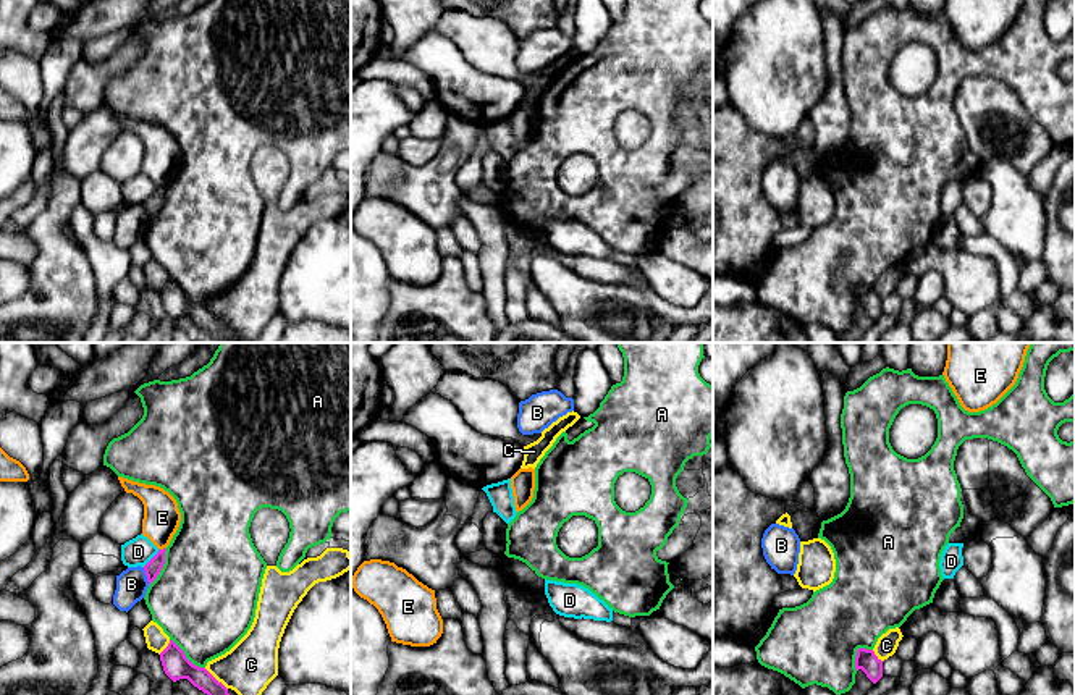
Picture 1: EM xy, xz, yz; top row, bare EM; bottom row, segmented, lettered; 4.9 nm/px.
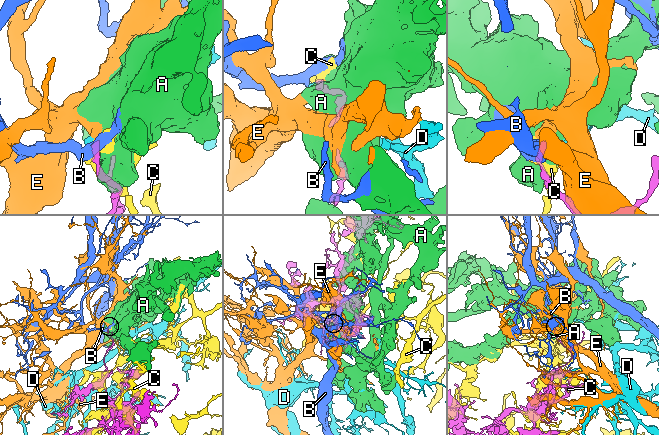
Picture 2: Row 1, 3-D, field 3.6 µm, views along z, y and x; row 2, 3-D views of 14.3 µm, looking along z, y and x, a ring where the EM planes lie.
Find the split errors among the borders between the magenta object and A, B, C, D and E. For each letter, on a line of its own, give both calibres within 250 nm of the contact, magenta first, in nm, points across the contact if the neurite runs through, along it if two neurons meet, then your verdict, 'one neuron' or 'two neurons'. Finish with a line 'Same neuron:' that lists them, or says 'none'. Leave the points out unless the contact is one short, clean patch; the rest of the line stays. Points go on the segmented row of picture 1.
A: 130/440 nm | two neurons
B: 80/160 nm | along xy (143, 568), (149, 584) | two neurons
C: 130/260 nm | two neurons
D: 80/140 nm | along xy (159, 550), (143, 566) | two neurons
E: 80/180 nm | along xy (164, 547), (159, 550) | two neurons
Same neuron: none

